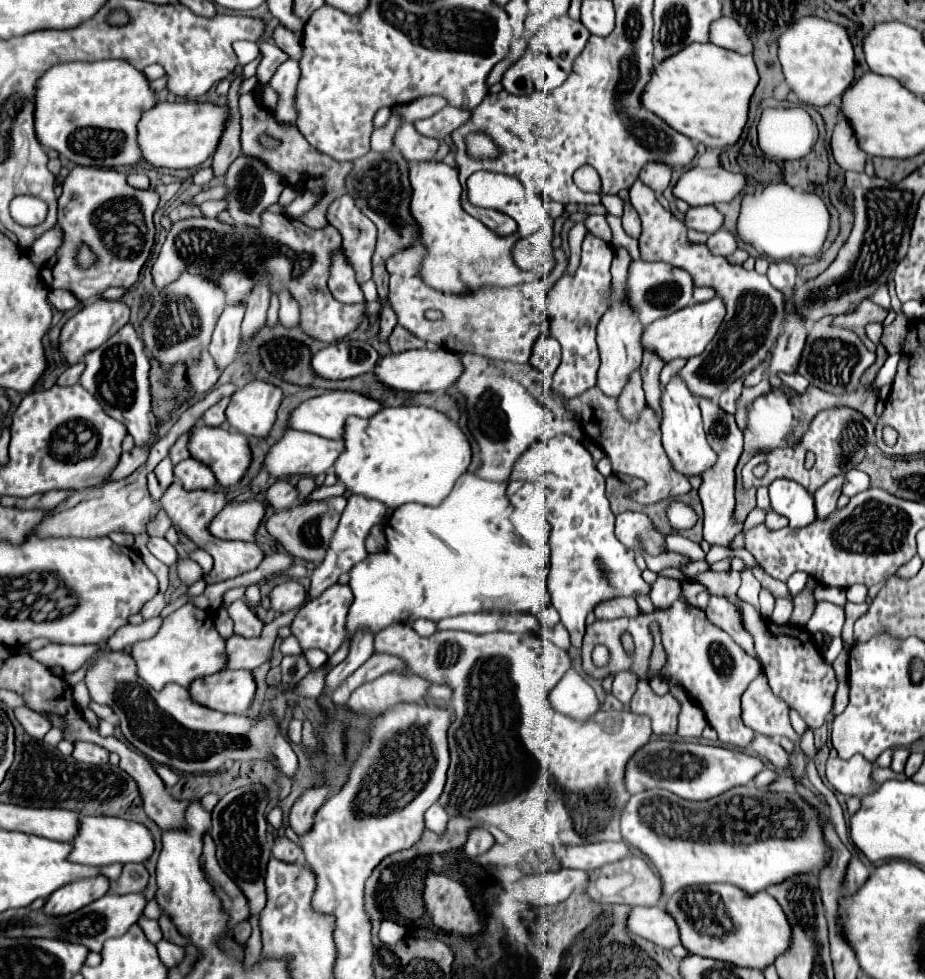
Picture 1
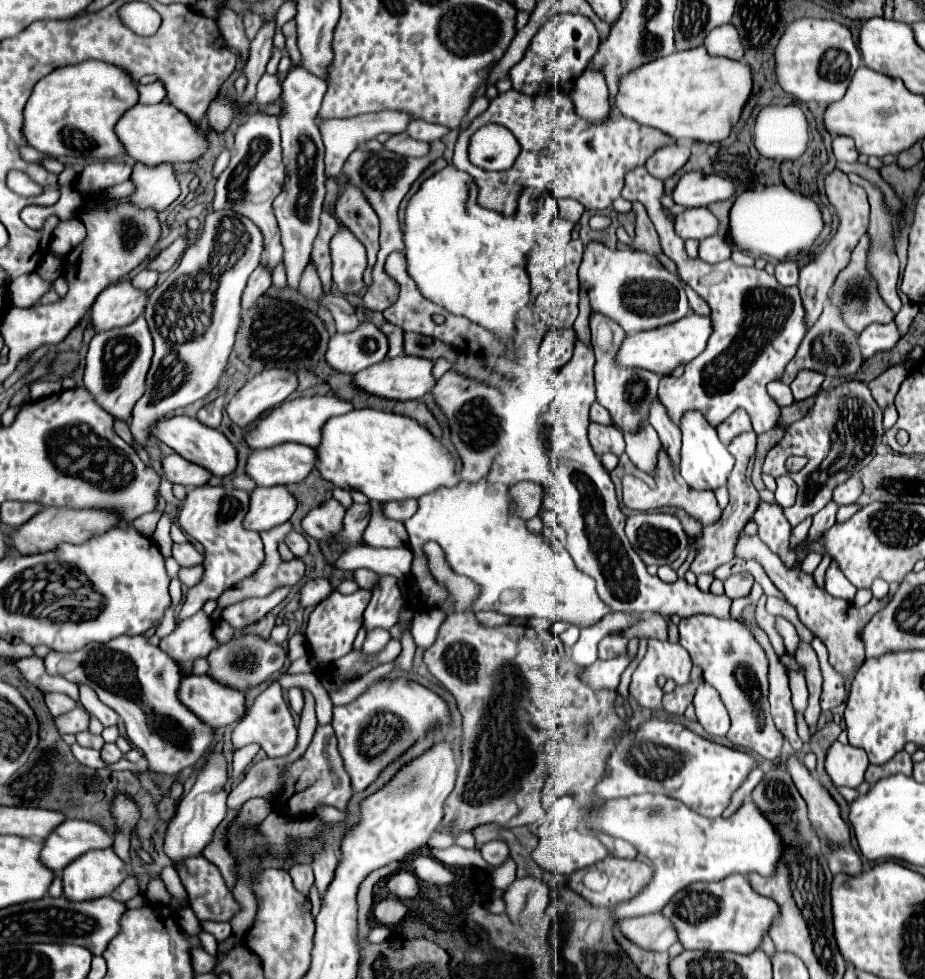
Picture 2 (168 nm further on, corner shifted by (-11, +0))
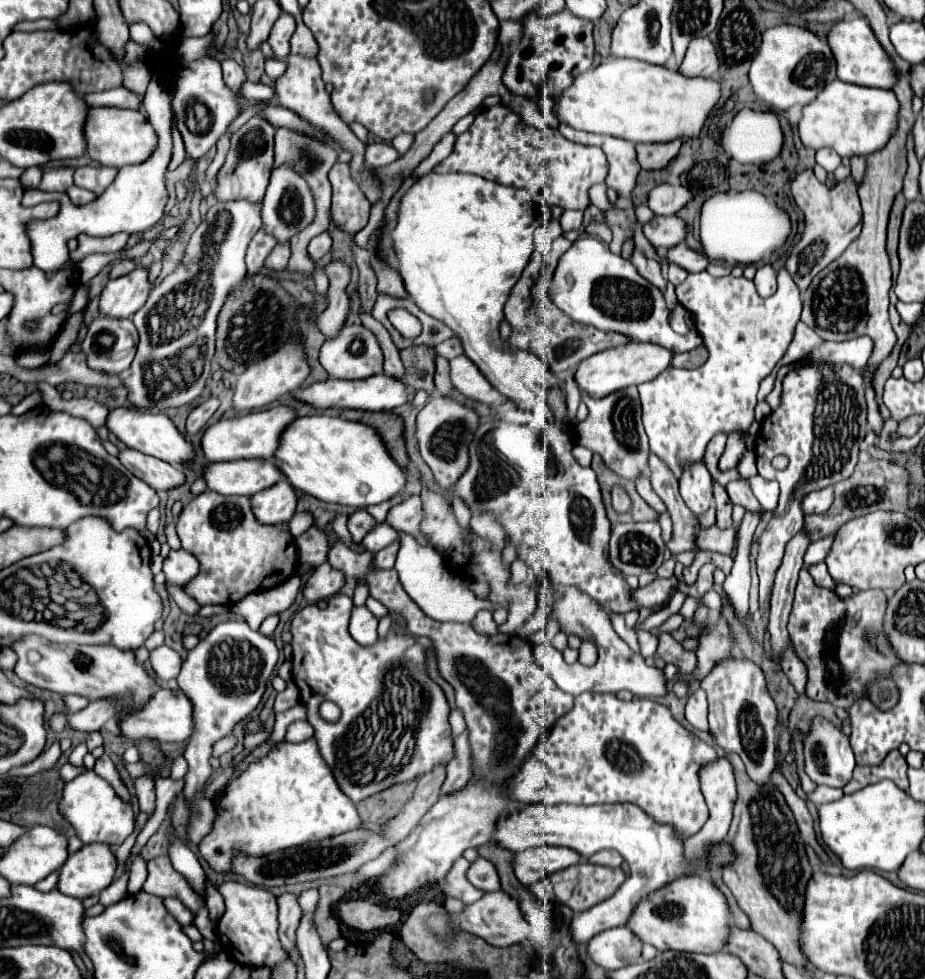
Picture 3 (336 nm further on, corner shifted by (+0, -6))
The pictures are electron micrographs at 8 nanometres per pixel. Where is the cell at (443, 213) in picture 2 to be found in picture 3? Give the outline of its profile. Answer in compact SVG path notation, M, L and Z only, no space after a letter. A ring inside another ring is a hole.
M430 172L402 196L398 224L392 230L392 242L396 242L398 272L410 298L422 312L444 322L462 340L466 356L478 366L484 378L522 410L532 410L536 406L536 400L532 400L532 386L540 386L540 368L548 368L534 354L506 348L498 334L498 324L504 320L504 304L508 300L508 294L532 254L534 230L548 220L548 210L536 204L526 190L496 184L476 174Z

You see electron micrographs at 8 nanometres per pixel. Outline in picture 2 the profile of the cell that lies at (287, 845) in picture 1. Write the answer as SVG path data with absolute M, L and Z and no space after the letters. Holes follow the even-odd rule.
M293 864L289 870L295 888L301 888L301 892L309 894L309 888L313 884L313 870L309 864Z

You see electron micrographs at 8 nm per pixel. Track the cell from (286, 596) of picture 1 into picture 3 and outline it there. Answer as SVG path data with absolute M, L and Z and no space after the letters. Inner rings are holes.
M324 562L308 578L308 582L304 586L304 598L310 604L316 604L322 598L330 598L330 596L338 594L342 586L344 586L342 570L332 568L330 562Z

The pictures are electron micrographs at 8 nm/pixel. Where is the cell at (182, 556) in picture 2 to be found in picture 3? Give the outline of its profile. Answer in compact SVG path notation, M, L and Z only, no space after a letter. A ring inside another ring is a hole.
M170 550L168 558L164 560L164 574L166 582L176 586L186 586L198 574L198 560L186 550Z

